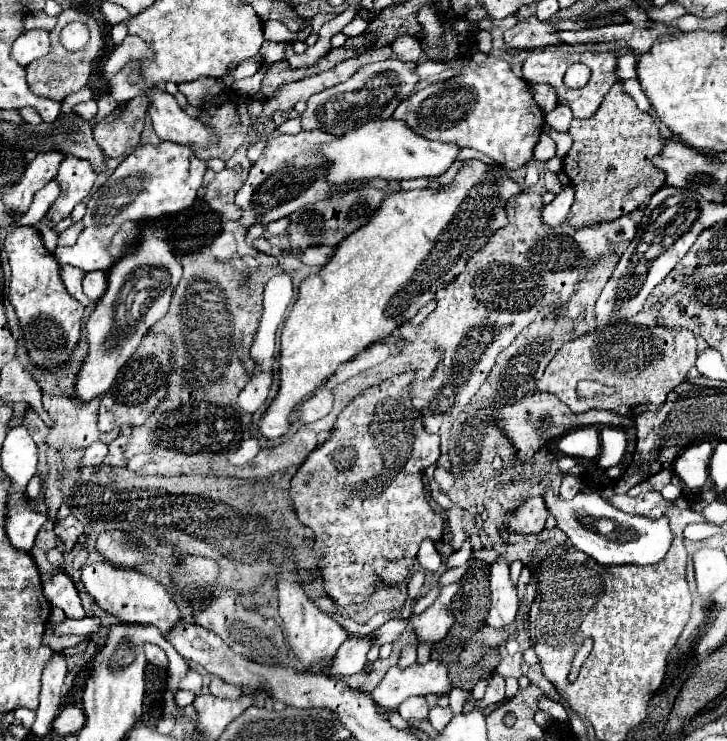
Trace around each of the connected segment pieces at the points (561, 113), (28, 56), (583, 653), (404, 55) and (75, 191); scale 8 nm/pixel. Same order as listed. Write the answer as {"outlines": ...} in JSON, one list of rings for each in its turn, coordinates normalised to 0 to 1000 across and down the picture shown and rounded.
{"outlines":[[[[766,142],[758,152],[750,155],[750,163],[766,177],[780,177],[785,161],[788,161],[788,155],[785,155],[785,147],[780,142]]],[[[65,39],[34,42],[18,58],[18,80],[32,90],[37,90],[43,82],[65,74],[67,69],[70,69],[70,53],[67,53]]],[[[807,862],[805,866],[796,873],[785,900],[785,911],[781,912],[783,920],[788,920],[796,908],[798,900],[810,885],[816,872],[814,862]]],[[[568,47],[546,50],[546,55],[541,55],[538,66],[541,66],[543,77],[552,80],[552,82],[576,82],[576,77],[582,72],[576,53],[568,50]]],[[[98,209],[84,220],[84,228],[78,231],[76,242],[84,250],[84,260],[76,269],[73,282],[65,290],[76,301],[81,301],[87,293],[92,293],[100,285],[100,279],[106,274],[111,274],[122,263],[131,242],[133,242],[133,233],[128,231],[122,217]]]]}

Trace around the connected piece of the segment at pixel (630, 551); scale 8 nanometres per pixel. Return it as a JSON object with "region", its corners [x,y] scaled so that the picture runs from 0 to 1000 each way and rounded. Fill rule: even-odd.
{"region":[[[758,655],[750,657],[747,665],[752,690],[763,698],[766,711],[783,725],[785,735],[802,744],[807,752],[821,757],[832,765],[846,762],[901,762],[909,757],[909,752],[917,749],[923,733],[926,733],[926,717],[920,714],[917,695],[909,700],[893,700],[884,695],[862,695],[846,684],[840,684],[832,673],[824,671],[824,665],[796,665],[785,676],[777,676],[769,671],[769,663]],[[805,698],[813,700],[813,706],[805,706]],[[824,703],[840,703],[843,714],[838,719],[824,717]]]}

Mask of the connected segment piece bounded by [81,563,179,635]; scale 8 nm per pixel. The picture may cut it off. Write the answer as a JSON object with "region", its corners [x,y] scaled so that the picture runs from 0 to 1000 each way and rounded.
{"region":[[[122,760],[114,765],[111,784],[117,787],[131,814],[139,822],[144,822],[150,830],[164,833],[166,841],[175,841],[175,843],[205,841],[219,846],[219,852],[227,857],[232,846],[238,846],[246,838],[246,822],[235,808],[235,803],[230,800],[230,795],[213,781],[194,776],[183,768],[158,768],[150,760]]]}

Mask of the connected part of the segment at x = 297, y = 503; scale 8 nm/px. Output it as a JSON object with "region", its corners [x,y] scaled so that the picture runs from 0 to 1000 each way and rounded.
{"region":[[[554,503],[554,506],[543,506],[532,514],[527,514],[524,520],[516,520],[505,528],[499,528],[497,533],[491,533],[466,560],[464,571],[461,571],[461,579],[458,579],[458,590],[453,595],[447,595],[444,601],[439,601],[425,617],[422,622],[409,633],[406,644],[400,646],[400,657],[398,657],[398,671],[400,671],[400,682],[409,692],[409,698],[414,700],[417,709],[428,711],[431,714],[431,727],[433,727],[433,738],[431,738],[431,749],[436,754],[436,765],[442,768],[444,773],[444,781],[447,781],[447,798],[453,800],[453,806],[466,814],[469,819],[477,819],[483,814],[499,814],[508,803],[513,803],[519,798],[521,789],[530,789],[530,792],[546,792],[552,787],[557,787],[557,781],[565,776],[568,765],[571,765],[571,749],[576,744],[576,735],[585,730],[585,727],[593,727],[596,733],[604,733],[609,727],[609,698],[607,692],[598,692],[598,687],[590,682],[590,676],[585,673],[585,655],[582,655],[582,636],[601,625],[604,619],[604,590],[601,587],[593,587],[585,582],[582,576],[582,568],[579,568],[579,557],[571,557],[568,547],[565,547],[565,538],[560,533],[560,528],[552,528],[552,525],[560,525],[560,520],[565,517],[568,511],[568,503]]]}

